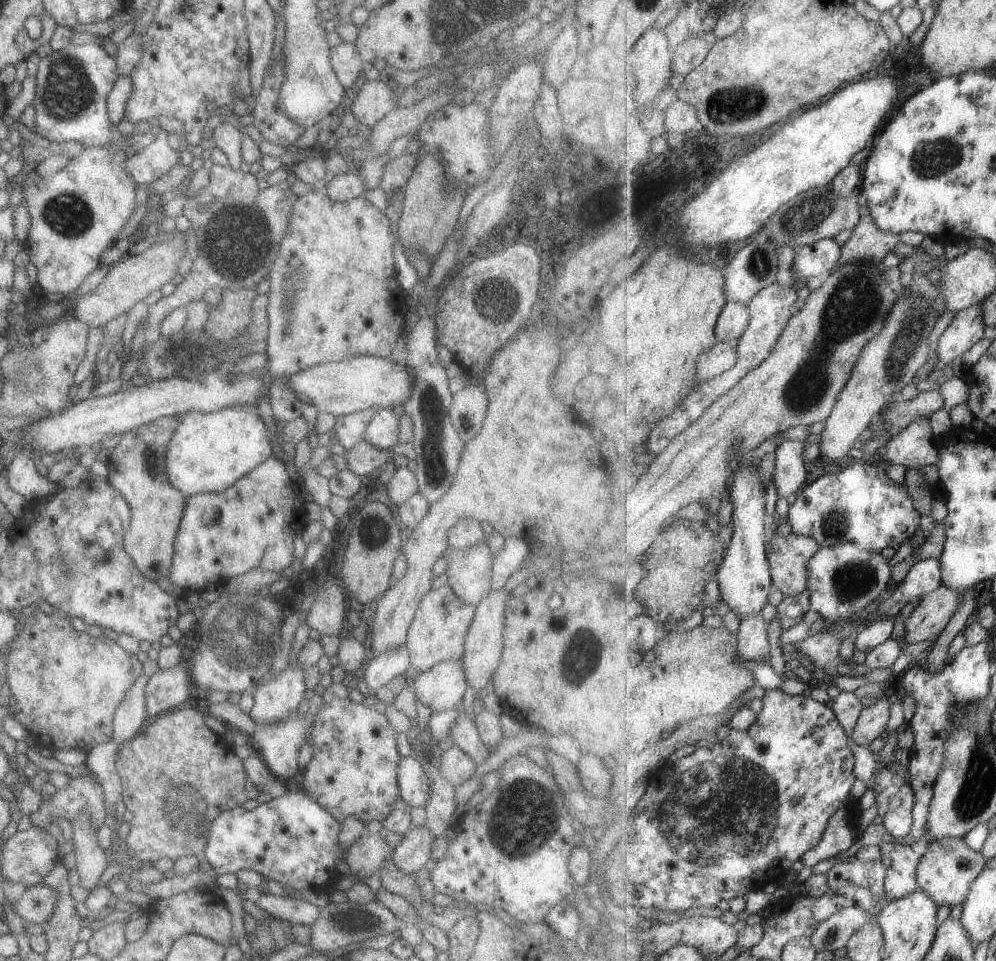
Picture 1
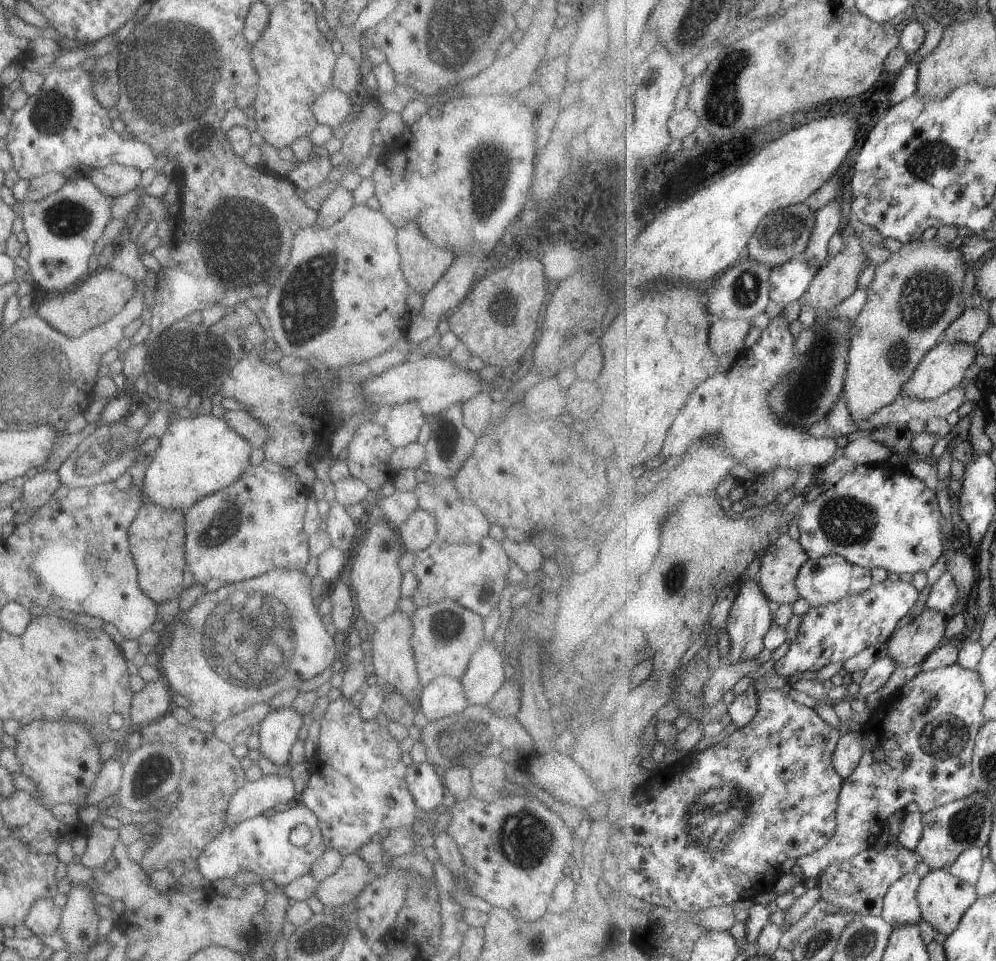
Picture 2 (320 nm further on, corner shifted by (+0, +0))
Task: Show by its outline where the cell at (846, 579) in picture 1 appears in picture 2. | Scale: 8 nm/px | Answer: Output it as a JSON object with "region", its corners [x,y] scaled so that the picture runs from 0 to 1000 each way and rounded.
{"region":[[[832,578],[822,583],[813,581],[801,595],[799,609],[803,621],[807,622],[813,632],[821,632],[842,626],[857,618],[864,618],[873,613],[878,607],[874,593],[870,590],[852,585],[844,578]]]}

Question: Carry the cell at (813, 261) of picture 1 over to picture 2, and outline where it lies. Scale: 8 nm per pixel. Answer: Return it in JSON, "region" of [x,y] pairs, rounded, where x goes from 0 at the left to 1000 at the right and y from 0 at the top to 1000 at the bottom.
{"region":[[[802,266],[795,272],[775,280],[773,285],[773,311],[784,320],[792,318],[794,314],[802,314],[803,310],[812,302],[820,282]]]}

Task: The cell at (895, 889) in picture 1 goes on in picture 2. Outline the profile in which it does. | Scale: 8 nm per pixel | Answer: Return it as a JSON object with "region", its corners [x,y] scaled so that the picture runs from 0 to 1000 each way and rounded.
{"region":[[[917,906],[893,923],[885,952],[899,967],[925,959],[926,947],[921,937],[921,927],[925,917],[925,912]]]}

